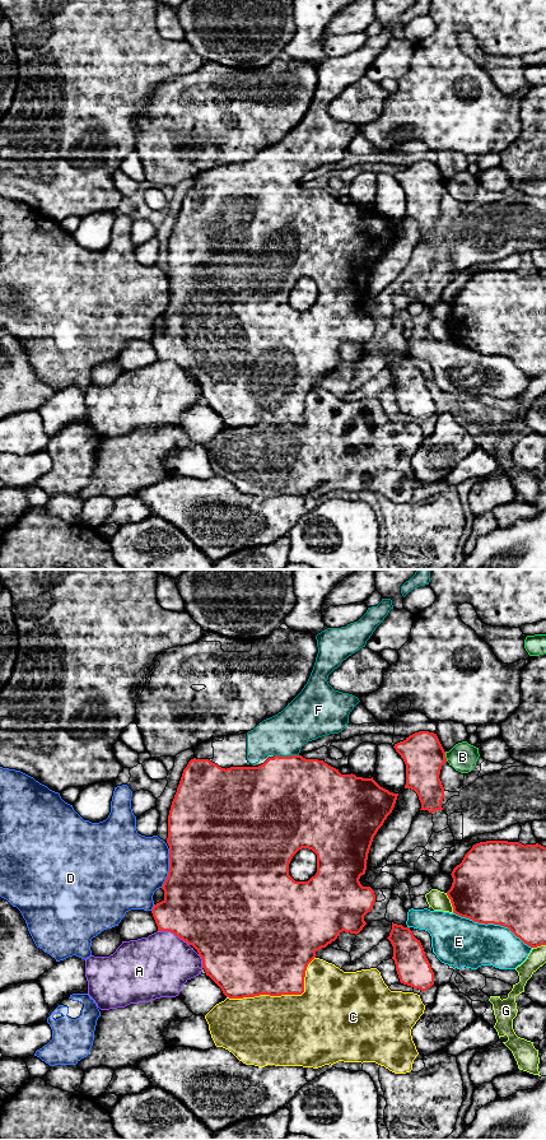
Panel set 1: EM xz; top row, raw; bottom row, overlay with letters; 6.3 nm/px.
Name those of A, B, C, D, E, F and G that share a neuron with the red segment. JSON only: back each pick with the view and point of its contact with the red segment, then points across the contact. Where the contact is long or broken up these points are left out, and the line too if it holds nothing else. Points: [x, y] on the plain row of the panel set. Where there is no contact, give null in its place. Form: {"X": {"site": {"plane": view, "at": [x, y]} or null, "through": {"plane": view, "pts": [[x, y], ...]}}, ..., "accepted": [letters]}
{"F": {"site": {"plane": "xz", "at": [286, 186]}}, "accepted": ["F"]}

